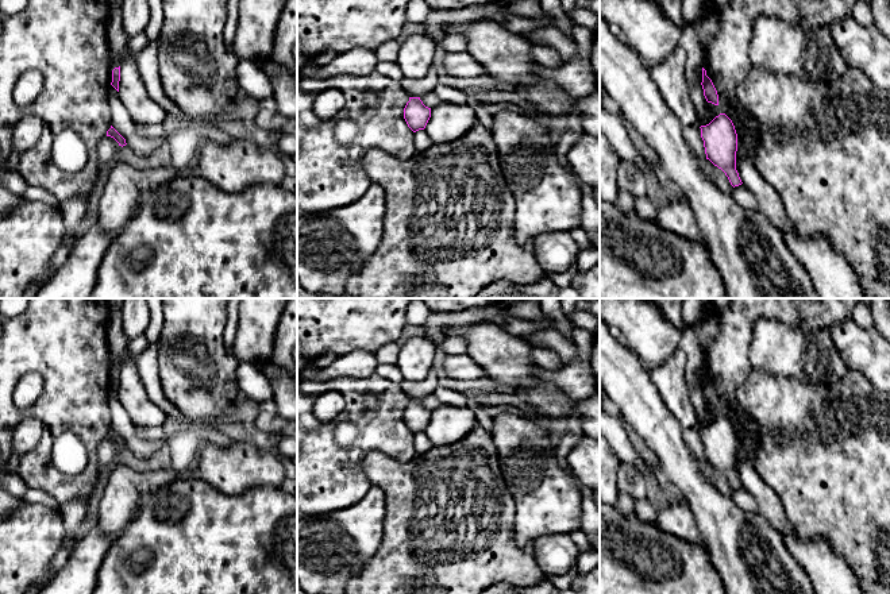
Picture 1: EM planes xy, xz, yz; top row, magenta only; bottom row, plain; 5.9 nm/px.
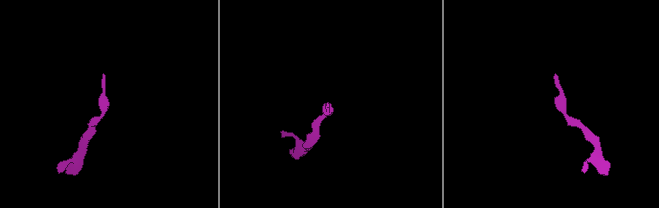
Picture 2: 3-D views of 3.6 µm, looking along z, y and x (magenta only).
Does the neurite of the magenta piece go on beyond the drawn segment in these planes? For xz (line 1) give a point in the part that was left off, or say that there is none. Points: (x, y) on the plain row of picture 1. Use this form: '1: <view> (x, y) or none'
1: none

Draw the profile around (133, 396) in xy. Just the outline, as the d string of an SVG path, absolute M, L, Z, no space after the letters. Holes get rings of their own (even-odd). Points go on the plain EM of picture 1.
M135 360L120 364L119 401L134 427L163 427L166 413L150 400Z

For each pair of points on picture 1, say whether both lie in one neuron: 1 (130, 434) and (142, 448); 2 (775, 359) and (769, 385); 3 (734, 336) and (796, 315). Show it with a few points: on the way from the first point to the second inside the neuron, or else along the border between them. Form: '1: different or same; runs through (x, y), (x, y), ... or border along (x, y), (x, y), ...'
1: same; runs through (131, 438), (138, 444)
2: different; border along (754, 366), (767, 373), (797, 377), (802, 382)
3: same; runs through (748, 320), (756, 312), (779, 312)

